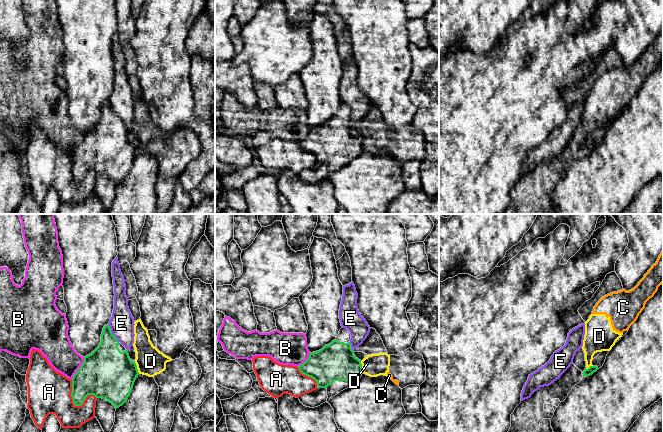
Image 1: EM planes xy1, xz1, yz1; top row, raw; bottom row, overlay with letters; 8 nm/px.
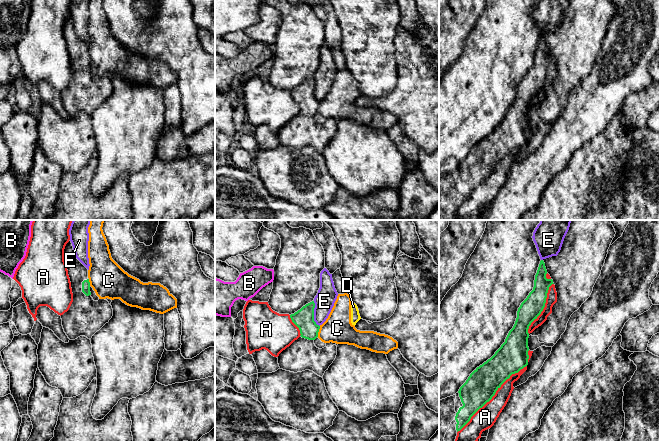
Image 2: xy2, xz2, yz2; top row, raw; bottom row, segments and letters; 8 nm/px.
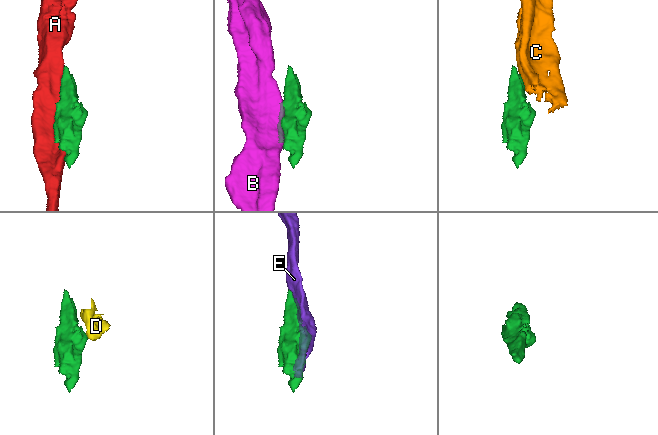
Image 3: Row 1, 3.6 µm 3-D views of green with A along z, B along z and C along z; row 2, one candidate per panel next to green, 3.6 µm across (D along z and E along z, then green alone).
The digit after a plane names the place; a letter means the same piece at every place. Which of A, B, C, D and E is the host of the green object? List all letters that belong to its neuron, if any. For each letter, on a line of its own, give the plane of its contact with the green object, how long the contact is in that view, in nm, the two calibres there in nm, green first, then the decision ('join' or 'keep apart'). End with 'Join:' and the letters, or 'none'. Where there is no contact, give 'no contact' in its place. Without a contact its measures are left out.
A: yz2 | 800 nm | 260/170 nm | keep apart
B: xy1 | 200 nm | 420/240 nm | keep apart
C: xz2 | 90 nm | 160/240 nm | keep apart
D: xy1 | 100 nm | 420/220 nm | keep apart
E: xz2 | 220 nm | 160/160 nm | keep apart
Join: none

